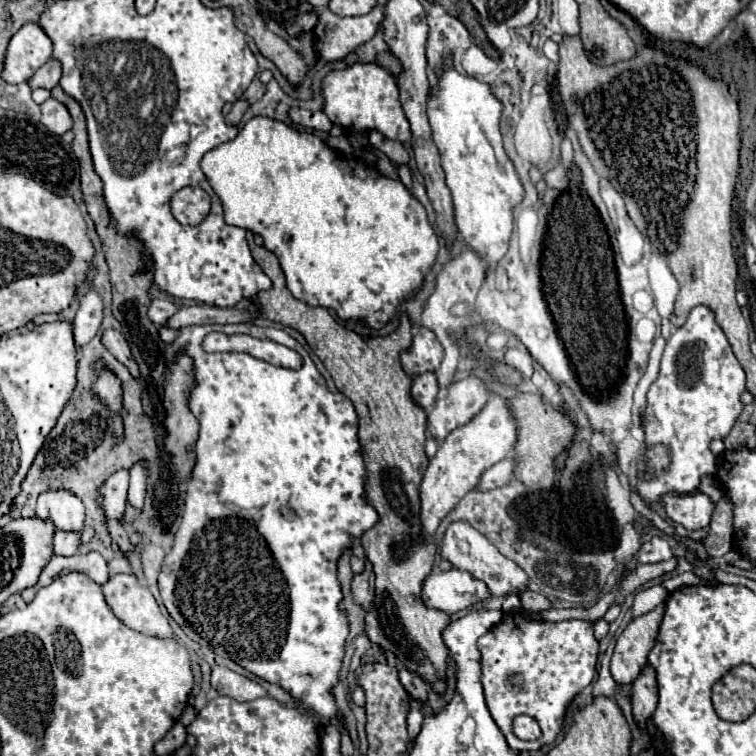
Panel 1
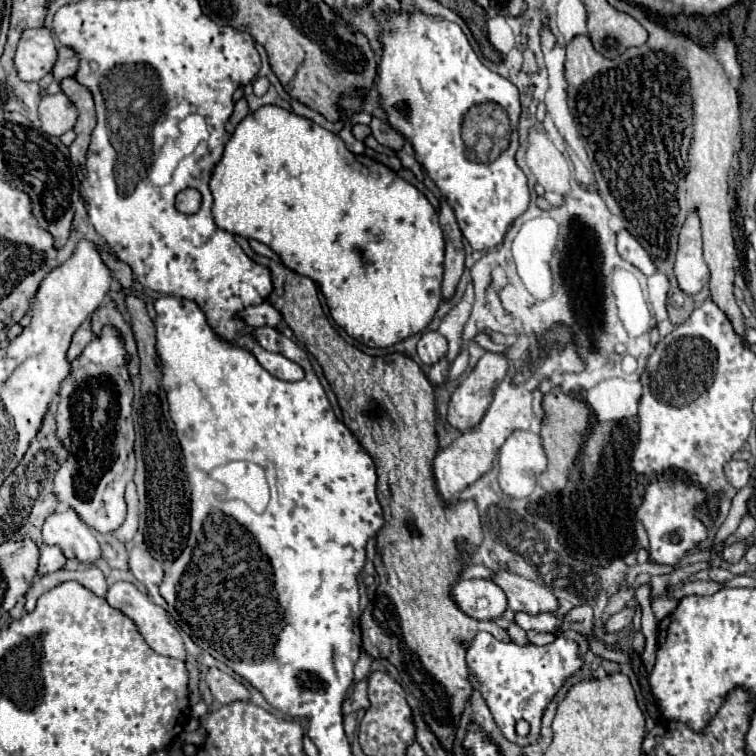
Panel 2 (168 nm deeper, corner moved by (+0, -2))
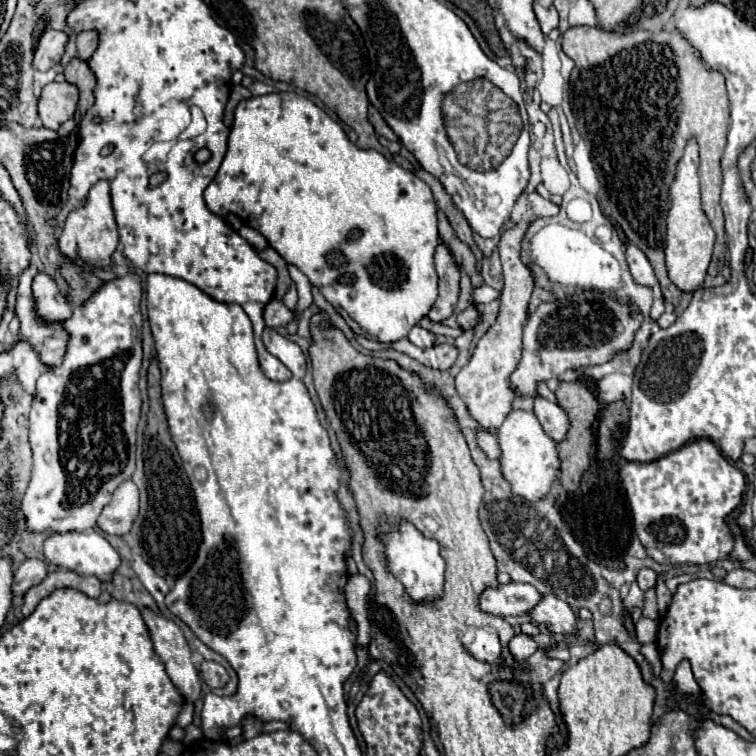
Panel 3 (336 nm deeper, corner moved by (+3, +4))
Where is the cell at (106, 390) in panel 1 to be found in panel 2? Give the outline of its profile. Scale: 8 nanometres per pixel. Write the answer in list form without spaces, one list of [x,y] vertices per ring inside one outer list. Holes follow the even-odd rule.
[[[103,326],[101,334],[95,336],[85,350],[71,362],[71,374],[61,382],[59,388],[59,408],[57,408],[57,430],[55,436],[63,442],[67,450],[67,460],[59,466],[53,478],[55,498],[75,510],[89,528],[97,532],[113,532],[125,520],[125,486],[135,472],[135,454],[133,454],[133,420],[131,420],[131,402],[133,402],[133,384],[127,376],[129,354],[125,350],[123,334],[115,326]]]

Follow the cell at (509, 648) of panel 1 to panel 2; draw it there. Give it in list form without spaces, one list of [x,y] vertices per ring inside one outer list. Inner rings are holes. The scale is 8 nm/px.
[[[479,632],[467,648],[467,666],[481,682],[481,694],[487,700],[497,726],[507,740],[519,746],[527,746],[537,740],[545,706],[563,686],[563,680],[579,670],[581,664],[583,658],[577,652],[577,644],[563,636],[557,636],[547,646],[517,646],[513,642],[501,642],[487,632]],[[519,720],[525,720],[531,726],[525,738],[519,738],[515,732],[515,724]]]

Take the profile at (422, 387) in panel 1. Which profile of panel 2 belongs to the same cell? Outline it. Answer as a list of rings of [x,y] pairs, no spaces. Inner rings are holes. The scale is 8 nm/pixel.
[[[441,358],[437,364],[431,366],[431,370],[429,370],[427,376],[429,376],[429,380],[431,380],[435,386],[441,386],[441,384],[445,384],[447,370],[449,370],[449,362],[447,362],[445,358]]]

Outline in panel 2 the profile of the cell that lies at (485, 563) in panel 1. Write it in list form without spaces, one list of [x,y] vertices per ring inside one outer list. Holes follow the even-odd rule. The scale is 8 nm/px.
[[[501,570],[497,572],[493,582],[505,590],[509,598],[509,608],[513,612],[527,612],[535,616],[543,612],[555,614],[559,608],[559,600],[553,596],[553,592],[549,592],[547,588],[543,588],[533,580]]]

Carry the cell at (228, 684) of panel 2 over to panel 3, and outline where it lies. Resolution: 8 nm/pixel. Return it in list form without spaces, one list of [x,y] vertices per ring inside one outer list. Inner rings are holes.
[[[202,662],[200,666],[200,674],[202,674],[202,680],[210,686],[210,688],[222,688],[230,682],[230,676],[226,672],[224,666],[216,664],[216,662]]]

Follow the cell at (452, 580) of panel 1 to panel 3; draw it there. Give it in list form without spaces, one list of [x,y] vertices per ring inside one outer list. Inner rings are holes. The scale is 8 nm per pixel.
[[[508,582],[498,584],[496,588],[486,588],[478,596],[478,608],[496,616],[528,614],[528,608],[532,608],[536,600],[540,600],[540,592],[530,584]]]

